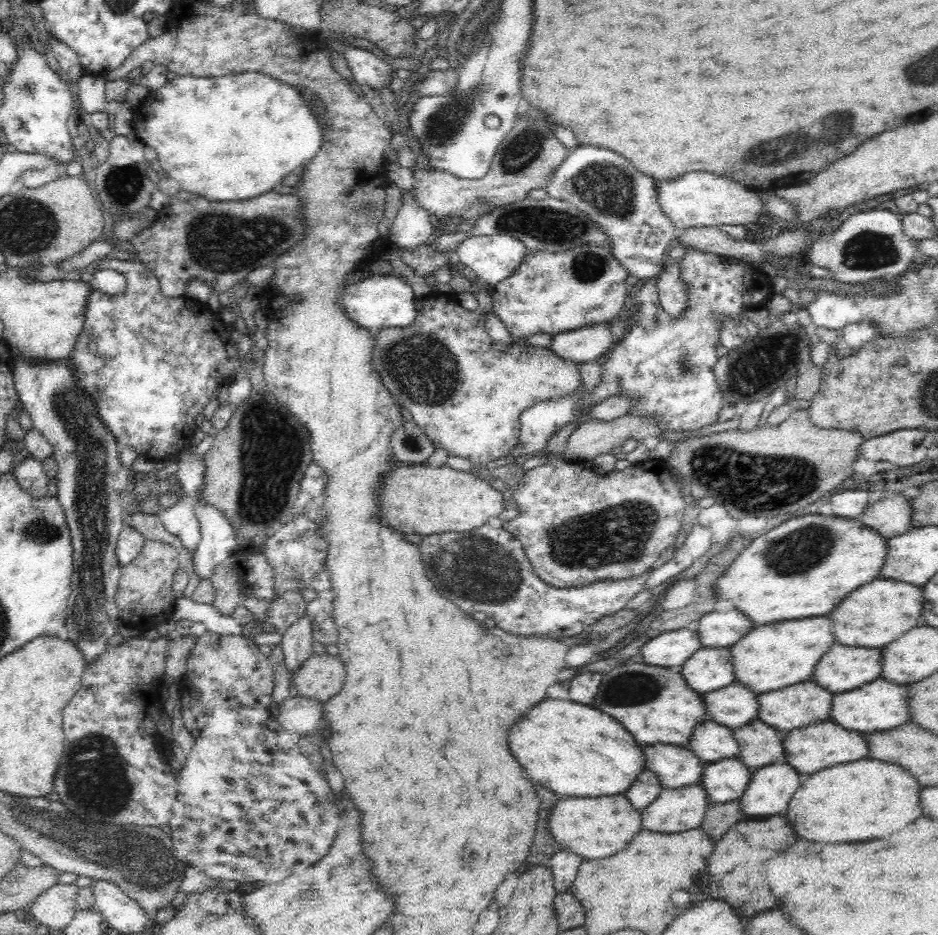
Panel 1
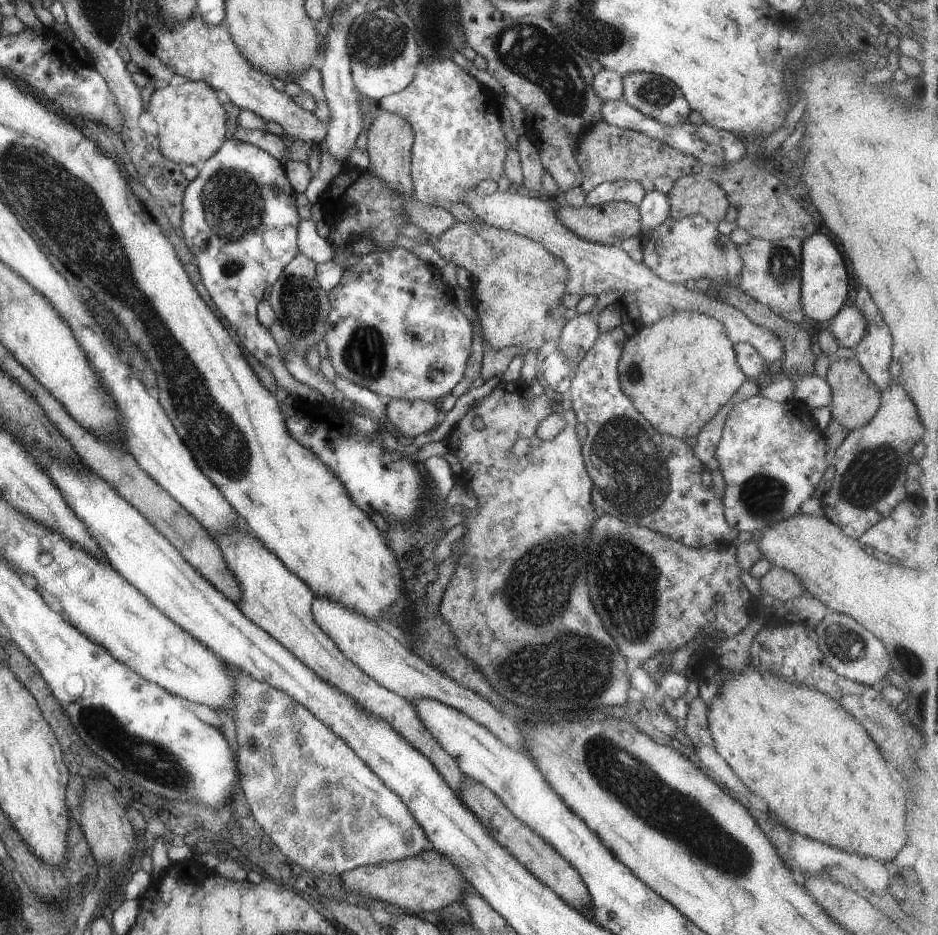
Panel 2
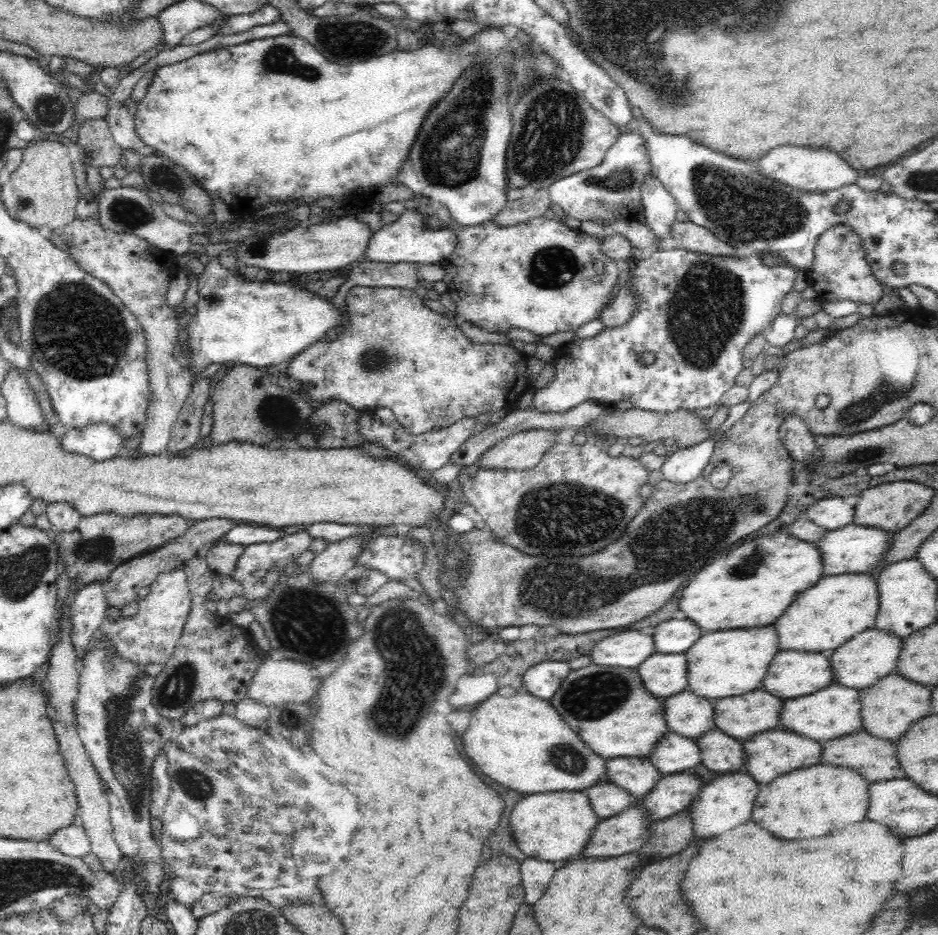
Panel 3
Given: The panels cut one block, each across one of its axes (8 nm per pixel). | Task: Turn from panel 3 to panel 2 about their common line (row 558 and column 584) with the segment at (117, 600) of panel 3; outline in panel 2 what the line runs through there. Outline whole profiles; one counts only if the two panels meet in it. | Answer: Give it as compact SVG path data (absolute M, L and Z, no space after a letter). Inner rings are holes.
M598 122L590 132L582 136L576 144L576 162L580 165L583 176L581 187L589 193L596 185L624 178L631 181L654 180L658 177L670 177L676 181L682 176L700 173L702 163L692 154L678 152L676 148L658 142L642 132L610 125L608 122Z

